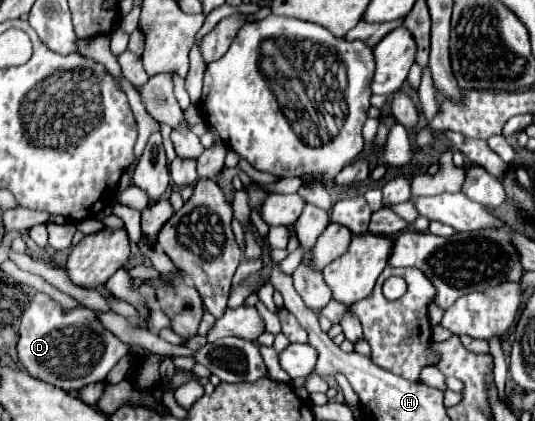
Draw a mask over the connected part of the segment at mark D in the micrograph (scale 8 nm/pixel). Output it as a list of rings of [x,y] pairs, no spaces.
[[[39,292],[21,316],[17,340],[17,358],[21,366],[33,378],[49,382],[65,392],[75,392],[87,384],[101,382],[127,354],[129,346],[105,330],[97,316],[87,308],[65,312],[55,300]]]

